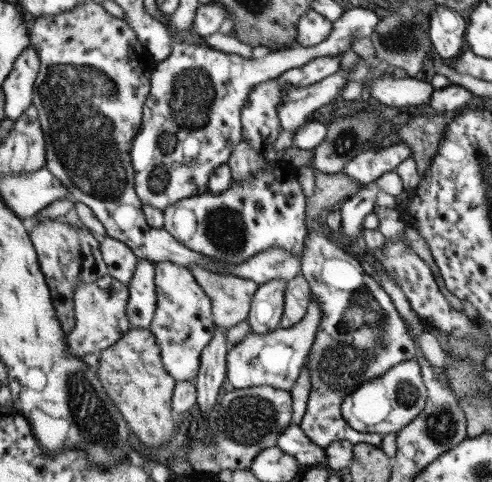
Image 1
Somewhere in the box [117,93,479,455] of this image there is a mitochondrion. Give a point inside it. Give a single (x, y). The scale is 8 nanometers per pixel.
(362, 332)

